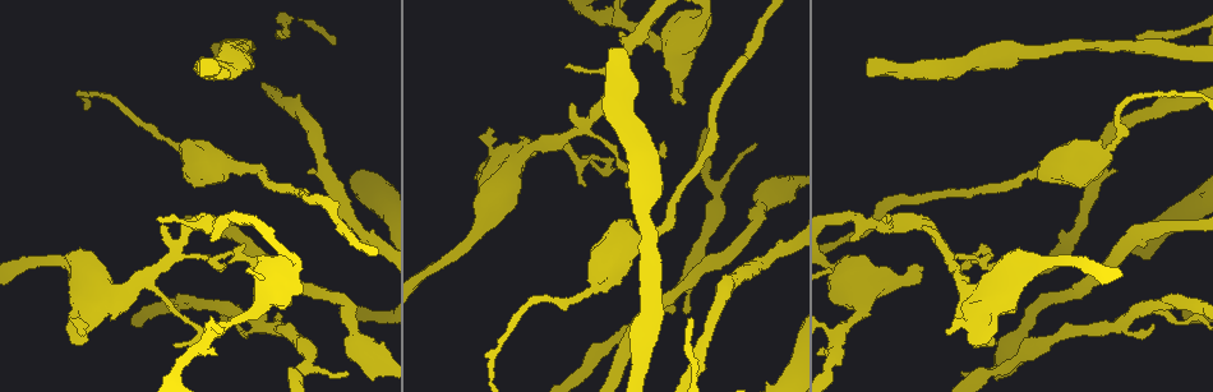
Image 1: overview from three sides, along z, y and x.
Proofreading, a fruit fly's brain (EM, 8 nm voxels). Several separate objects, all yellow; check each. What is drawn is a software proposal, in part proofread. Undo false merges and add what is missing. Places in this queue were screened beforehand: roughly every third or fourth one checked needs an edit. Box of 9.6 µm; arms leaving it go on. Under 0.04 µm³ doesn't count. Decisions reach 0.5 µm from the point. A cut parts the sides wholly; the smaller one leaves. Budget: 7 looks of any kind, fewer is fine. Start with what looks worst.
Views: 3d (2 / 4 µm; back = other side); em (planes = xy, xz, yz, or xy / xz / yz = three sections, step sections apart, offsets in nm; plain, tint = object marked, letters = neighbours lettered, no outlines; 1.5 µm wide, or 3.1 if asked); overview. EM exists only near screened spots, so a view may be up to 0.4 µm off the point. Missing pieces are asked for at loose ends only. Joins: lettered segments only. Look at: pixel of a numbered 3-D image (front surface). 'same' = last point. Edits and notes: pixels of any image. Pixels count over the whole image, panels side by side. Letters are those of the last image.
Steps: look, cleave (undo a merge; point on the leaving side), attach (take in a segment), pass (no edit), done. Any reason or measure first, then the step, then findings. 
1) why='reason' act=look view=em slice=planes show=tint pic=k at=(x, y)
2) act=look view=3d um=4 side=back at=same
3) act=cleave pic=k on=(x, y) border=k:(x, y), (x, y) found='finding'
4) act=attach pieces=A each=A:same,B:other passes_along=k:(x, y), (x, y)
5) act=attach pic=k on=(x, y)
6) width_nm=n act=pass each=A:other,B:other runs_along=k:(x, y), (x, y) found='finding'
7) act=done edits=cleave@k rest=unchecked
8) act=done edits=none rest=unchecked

why='side arm on a straight run' act=look view=em slice=planes show=letters pic=1 at=(944, 253)

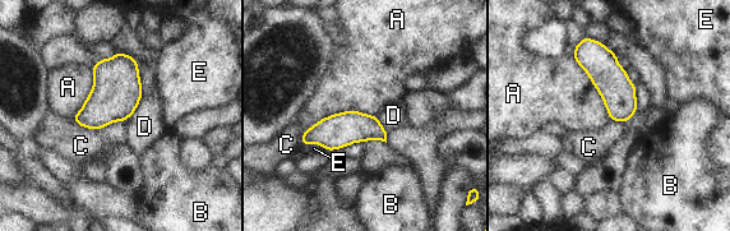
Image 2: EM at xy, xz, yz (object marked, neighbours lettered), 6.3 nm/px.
act=pass each=A:other,B:other,C:other,D:other,E:other border=2:(377, 115), (335, 112), (301, 135) found='continuous, no second neuron'

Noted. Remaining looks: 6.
why='thick end' act=look view=em slice=planes show=letters pic=1 at=(869, 75)

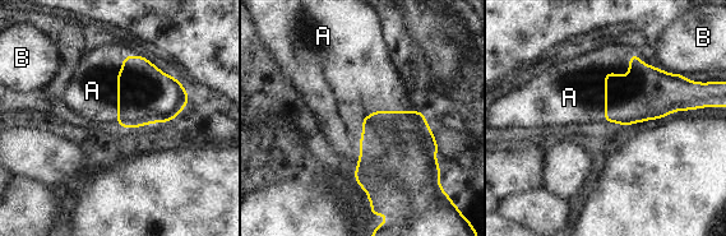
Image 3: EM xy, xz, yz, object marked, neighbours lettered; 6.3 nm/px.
act=attach pieces=A each=A:same,B:other passes_along=3:(642, 95), (605, 105), (569, 97) found='the neuron continues'

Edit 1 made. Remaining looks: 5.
why='see it whole again' act=look view=overview

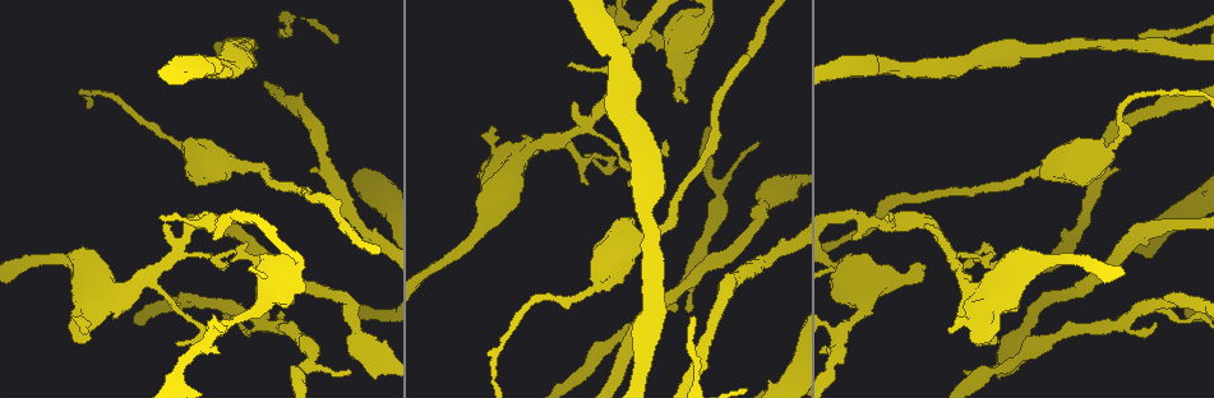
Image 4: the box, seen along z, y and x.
why='thick end' act=look view=em slice=xy step=4 show=tint pic=4 at=(1019, 303)

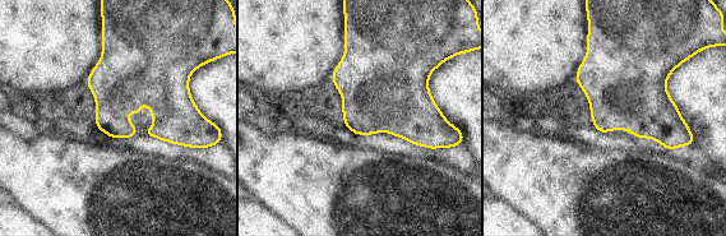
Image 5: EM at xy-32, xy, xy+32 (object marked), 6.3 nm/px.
act=look view=em slice=yz step=8 show=letters at=same

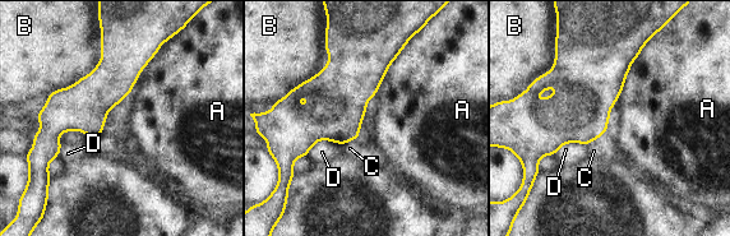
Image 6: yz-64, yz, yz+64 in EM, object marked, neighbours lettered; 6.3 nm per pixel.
longest_contact=B:480nm act=pass each=A:other,B:other,C:other,D:other found='none of them fits'

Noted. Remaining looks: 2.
act=done edits=attach@3 rest=unchecked

